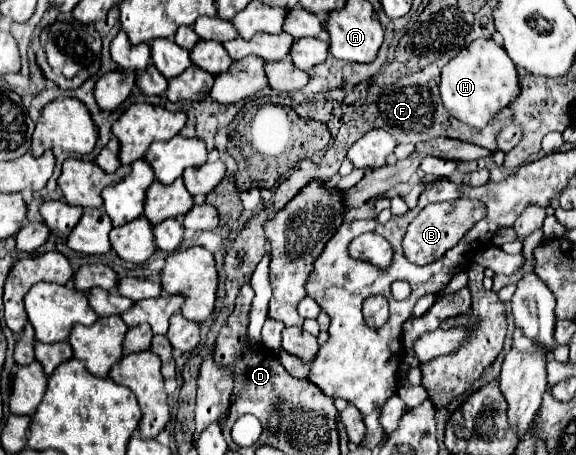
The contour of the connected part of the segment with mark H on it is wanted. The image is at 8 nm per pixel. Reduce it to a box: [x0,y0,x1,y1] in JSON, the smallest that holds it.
[439,40,521,128]

